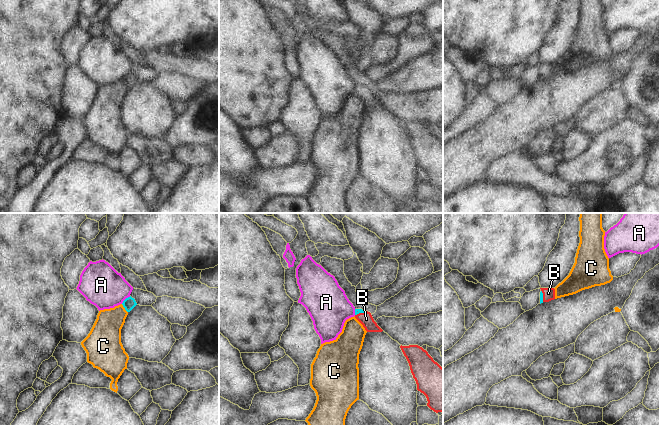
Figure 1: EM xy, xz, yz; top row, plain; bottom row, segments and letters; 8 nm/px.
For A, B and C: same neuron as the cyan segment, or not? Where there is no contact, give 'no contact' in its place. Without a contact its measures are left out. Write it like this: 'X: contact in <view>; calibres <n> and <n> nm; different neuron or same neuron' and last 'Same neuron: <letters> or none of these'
A: contact in xy; calibres 100 and 320 nm; different neuron
B: contact in xz; calibres 50 and 110 nm; same neuron
C: contact in xy; calibres 100 and 240 nm; different neuron
Same neuron: B

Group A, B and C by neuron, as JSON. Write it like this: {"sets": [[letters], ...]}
{"sets": [["A"], ["B"], ["C"]]}

